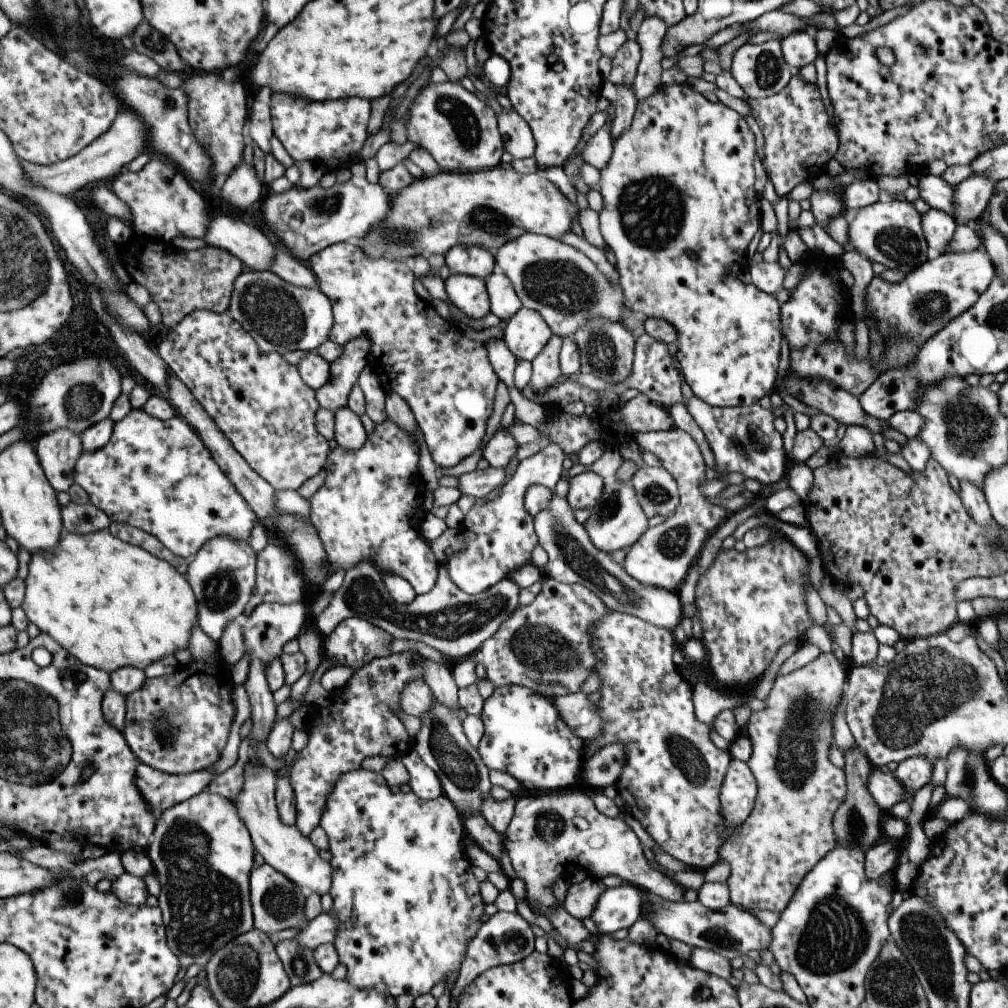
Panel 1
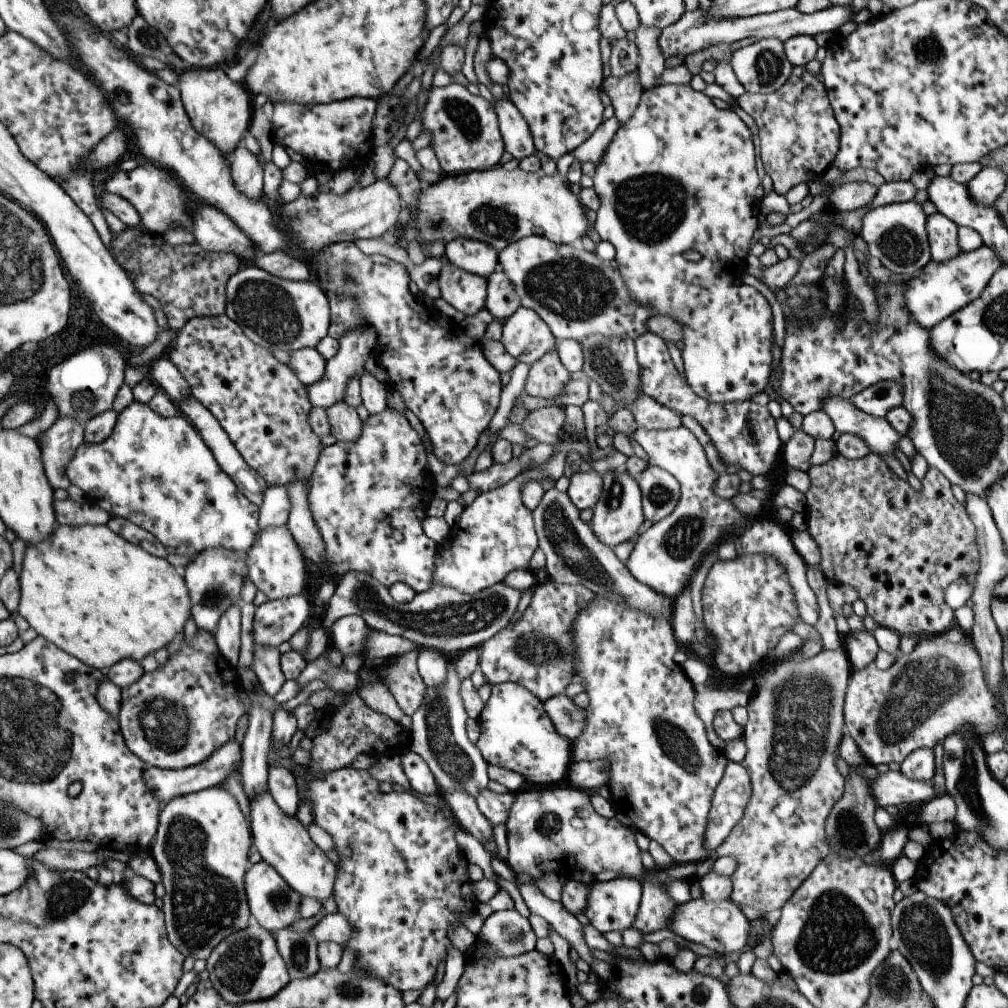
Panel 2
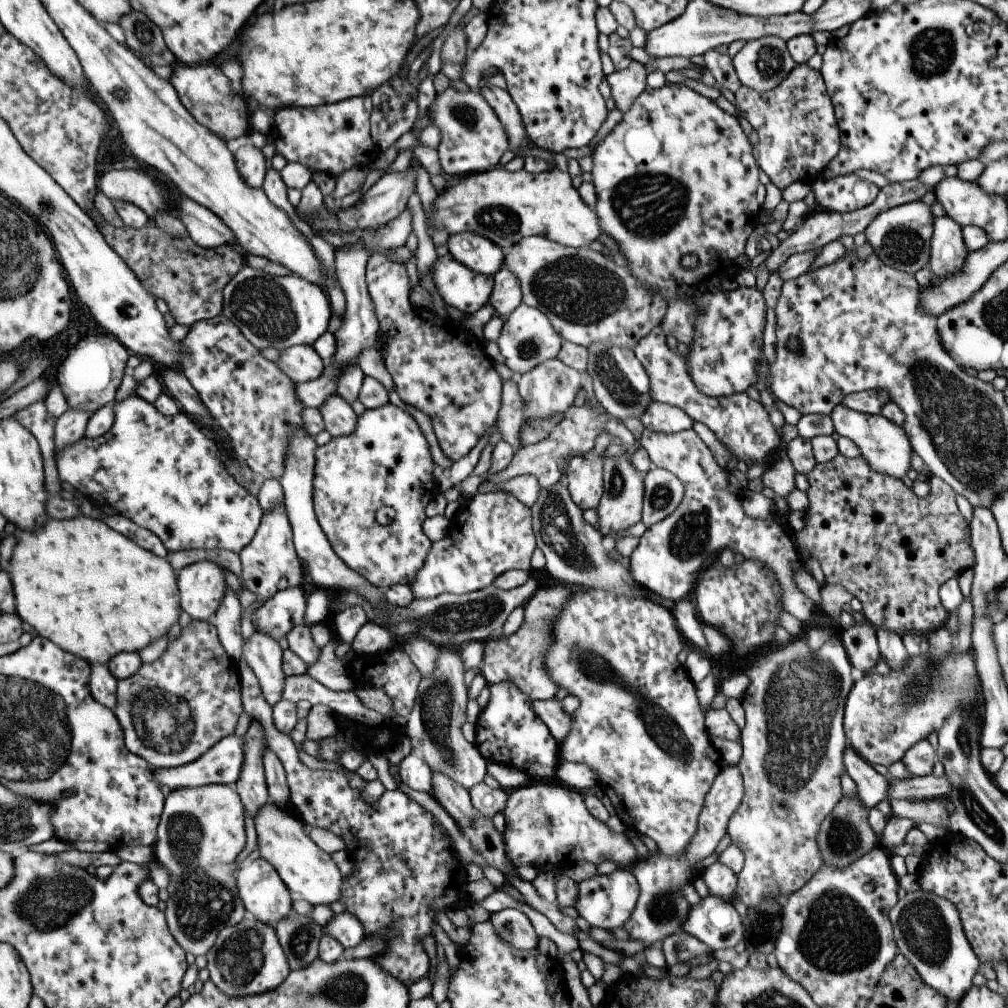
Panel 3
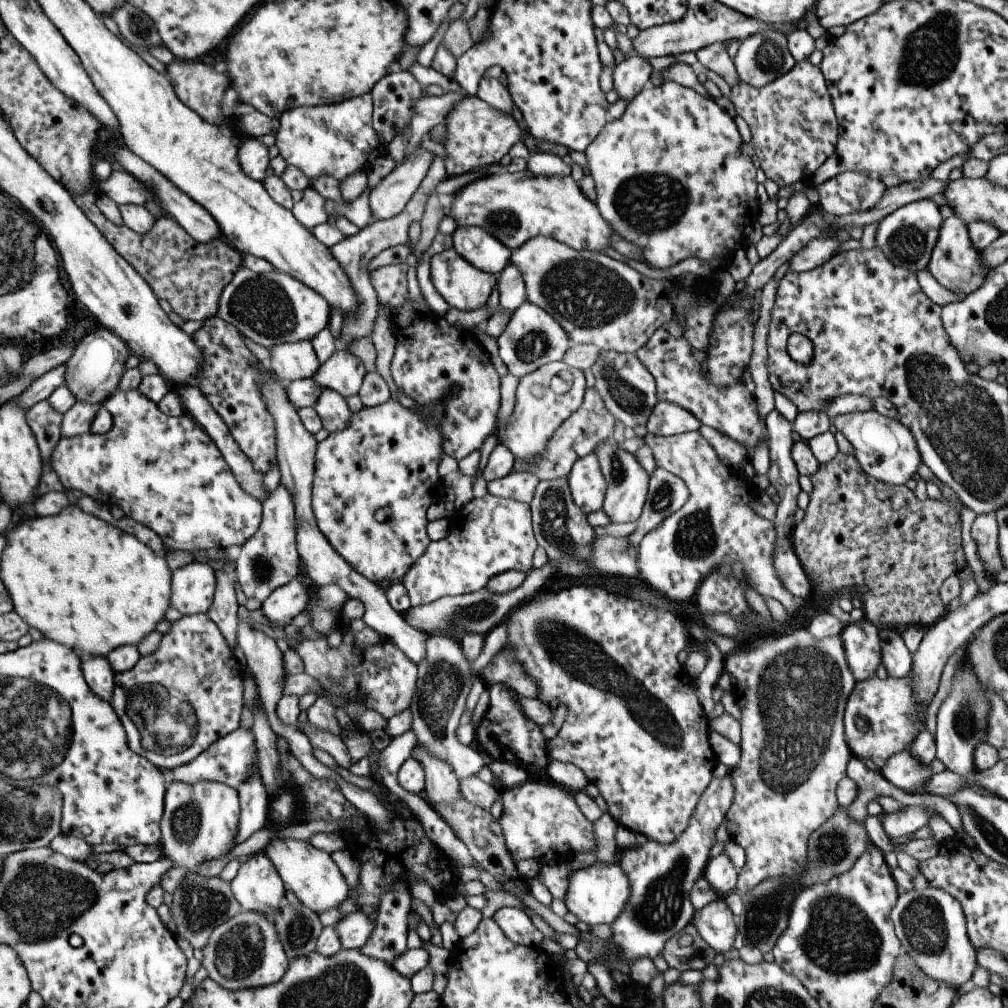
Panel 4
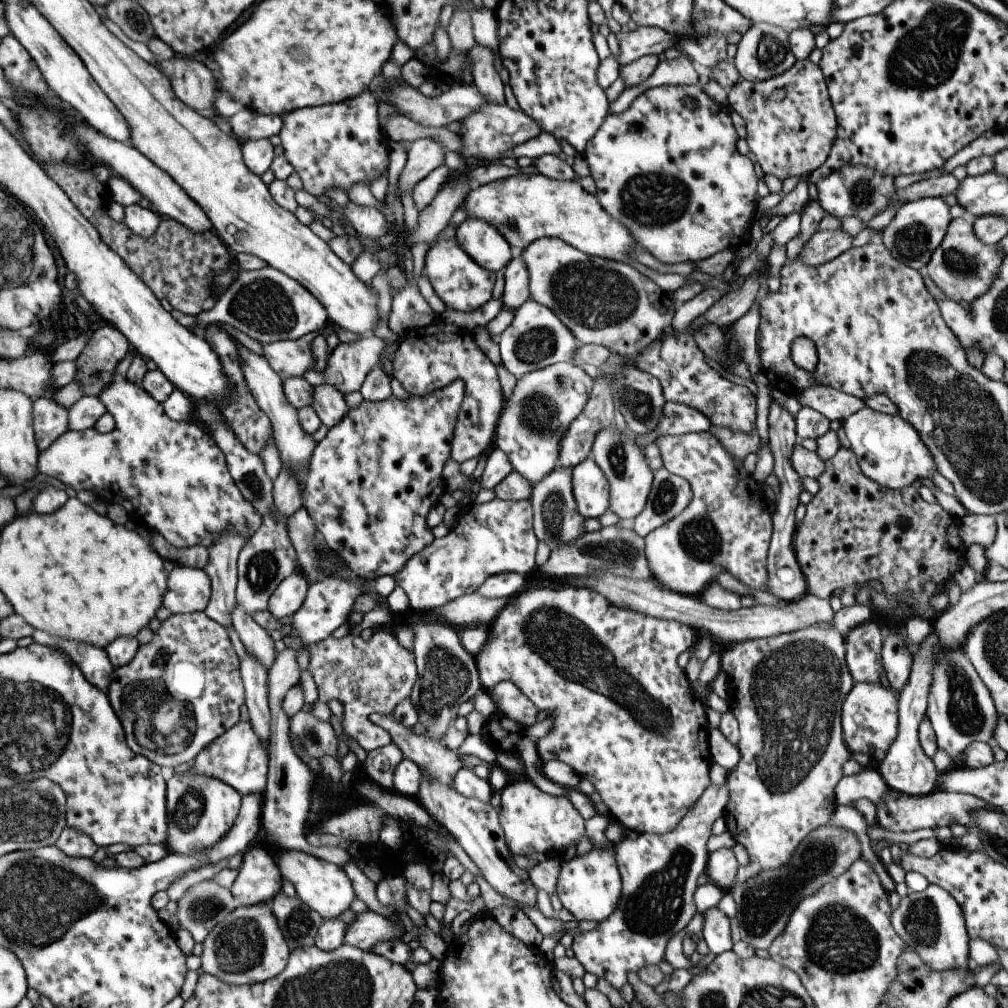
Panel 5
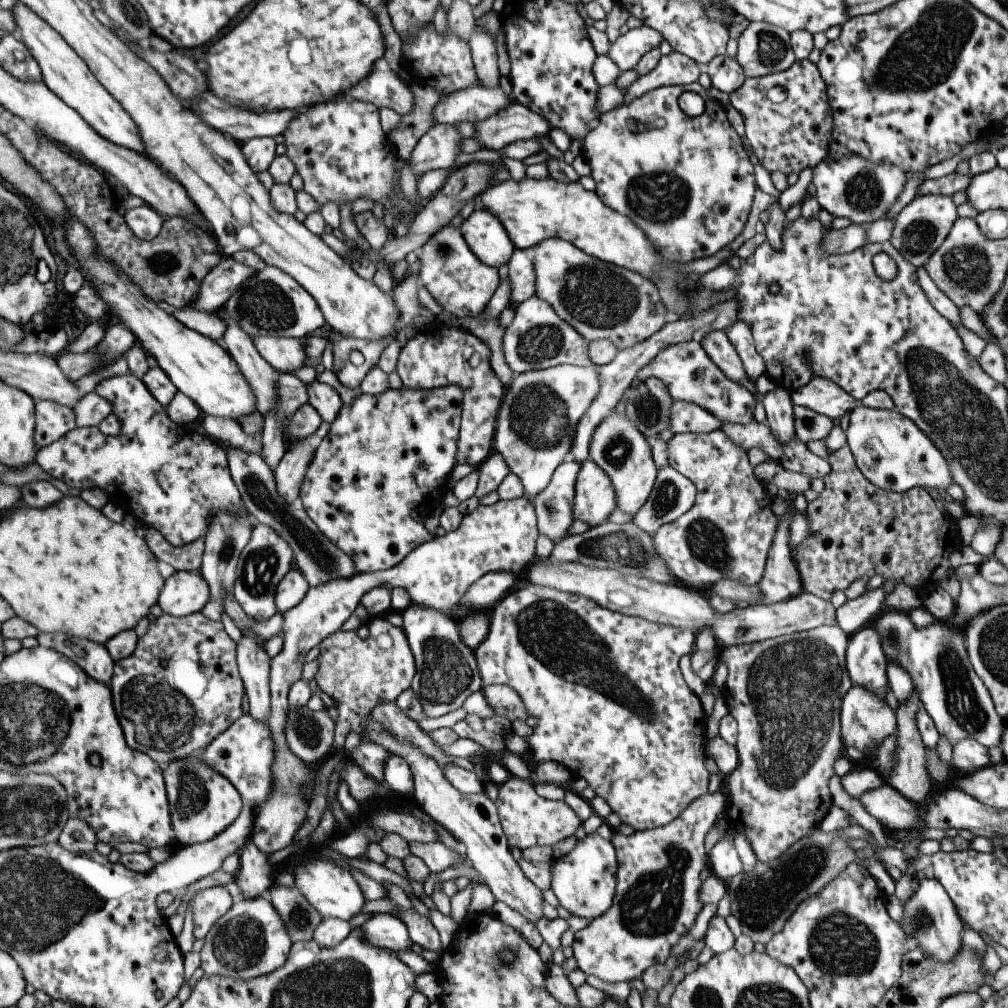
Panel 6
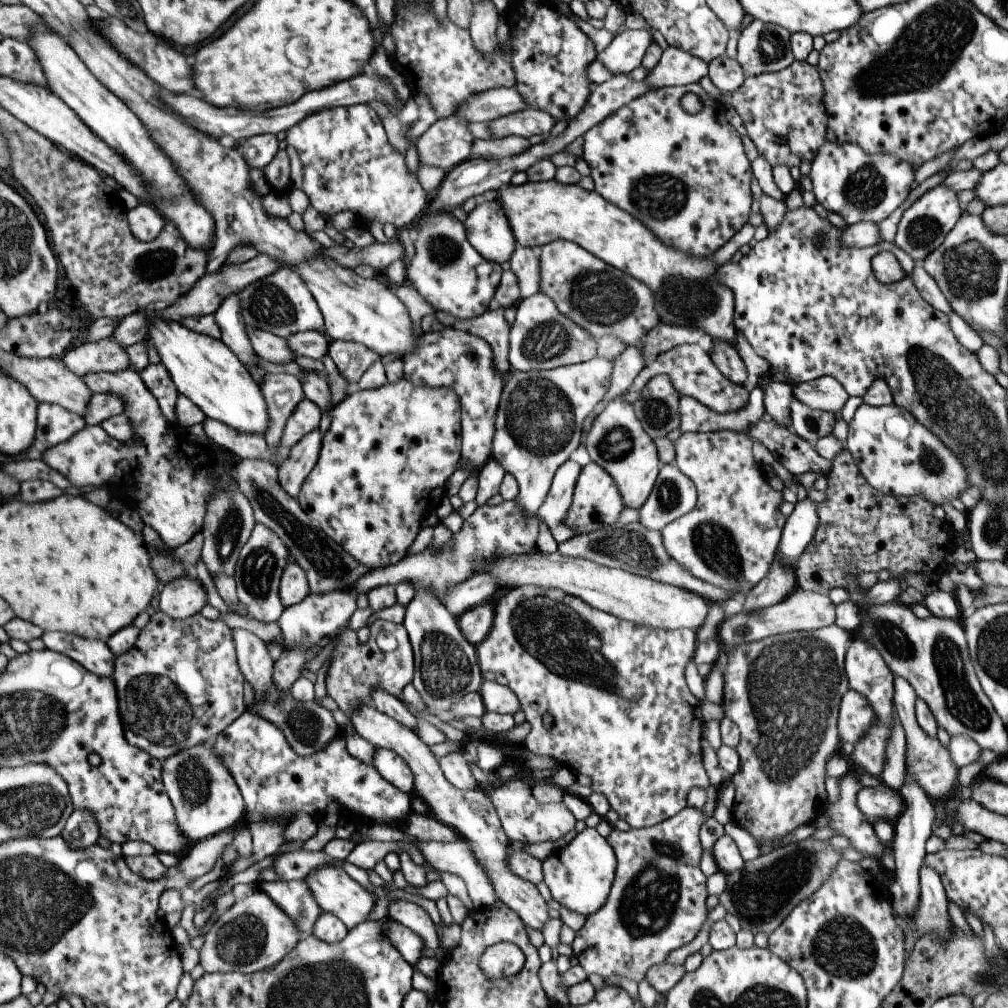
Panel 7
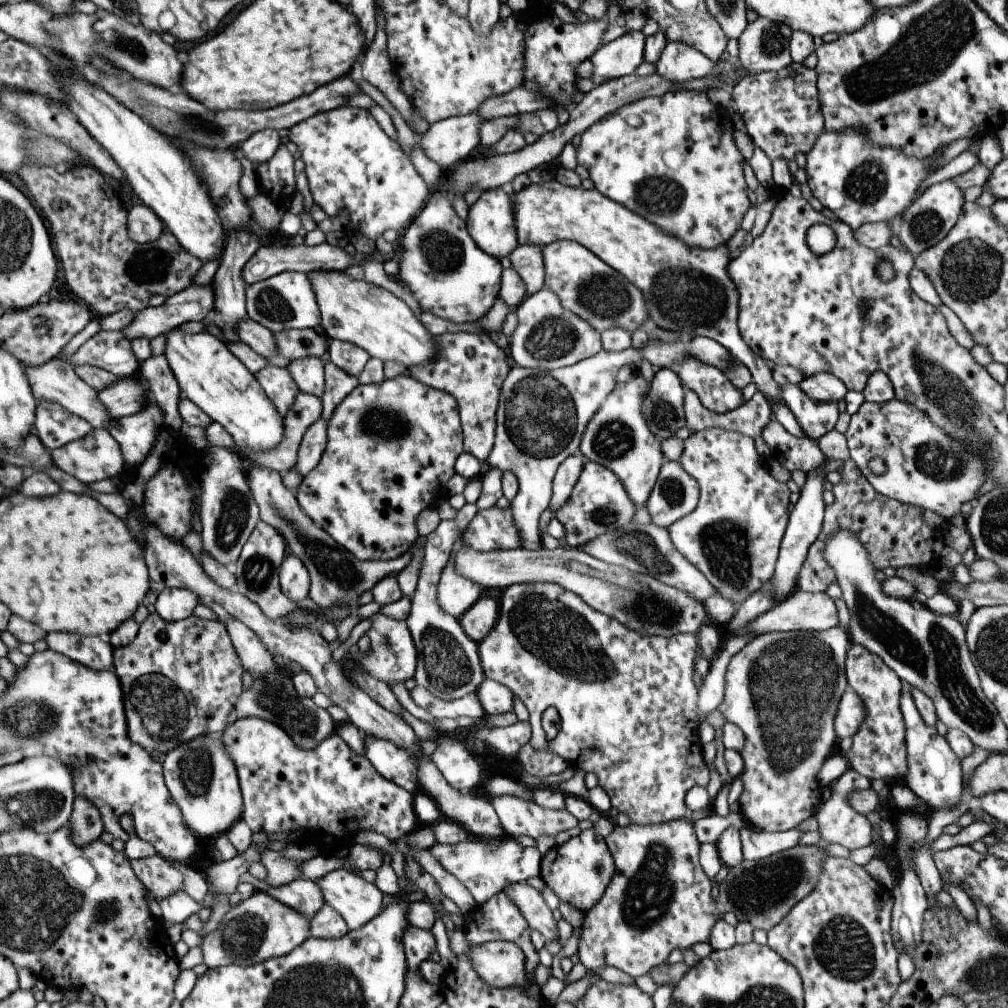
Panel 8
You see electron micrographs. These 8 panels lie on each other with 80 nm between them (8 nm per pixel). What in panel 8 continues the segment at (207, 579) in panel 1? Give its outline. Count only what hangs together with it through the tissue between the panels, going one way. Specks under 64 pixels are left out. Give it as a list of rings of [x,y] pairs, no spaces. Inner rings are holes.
[[[165,587],[155,601],[155,614],[161,618],[161,622],[177,622],[188,618],[196,608],[199,597],[184,587]]]

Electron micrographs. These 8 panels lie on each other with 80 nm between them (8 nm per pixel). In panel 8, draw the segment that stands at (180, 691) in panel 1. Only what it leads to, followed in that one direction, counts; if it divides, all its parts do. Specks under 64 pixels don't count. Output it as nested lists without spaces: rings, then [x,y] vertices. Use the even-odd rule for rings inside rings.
[[[153,613],[149,614],[141,624],[138,624],[138,632],[132,642],[129,642],[127,646],[118,647],[113,650],[114,672],[119,680],[121,693],[124,697],[123,709],[125,710],[125,722],[127,722],[127,735],[131,742],[141,746],[144,752],[150,753],[152,750],[155,750],[155,752],[162,757],[167,752],[173,750],[175,746],[179,746],[179,744],[183,744],[183,742],[189,742],[189,740],[193,740],[193,738],[197,738],[197,736],[201,736],[201,734],[221,734],[230,723],[233,723],[237,719],[233,706],[235,706],[235,702],[237,702],[237,696],[241,694],[241,674],[243,674],[243,670],[241,662],[223,626],[217,619],[199,619],[193,615],[177,622],[161,622],[161,618]]]

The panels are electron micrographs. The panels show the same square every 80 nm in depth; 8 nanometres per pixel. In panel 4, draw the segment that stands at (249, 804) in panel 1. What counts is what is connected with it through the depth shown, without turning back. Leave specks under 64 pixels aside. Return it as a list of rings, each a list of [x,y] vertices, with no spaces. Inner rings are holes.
[[[273,838],[267,842],[262,852],[277,870],[285,889],[291,890],[299,903],[312,912],[338,908],[344,900],[348,899],[349,888],[330,855],[311,847],[308,841]]]

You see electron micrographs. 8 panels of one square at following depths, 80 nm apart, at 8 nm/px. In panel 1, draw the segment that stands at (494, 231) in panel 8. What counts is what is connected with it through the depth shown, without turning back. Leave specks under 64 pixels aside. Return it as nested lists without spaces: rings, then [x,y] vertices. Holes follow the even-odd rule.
[[[455,245],[444,254],[444,267],[451,275],[484,279],[496,269],[492,254],[480,246]]]

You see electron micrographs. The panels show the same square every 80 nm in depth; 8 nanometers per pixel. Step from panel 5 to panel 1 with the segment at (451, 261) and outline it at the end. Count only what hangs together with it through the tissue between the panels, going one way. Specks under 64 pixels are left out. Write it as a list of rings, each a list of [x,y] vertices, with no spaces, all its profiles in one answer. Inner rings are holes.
[[[450,274],[443,283],[448,300],[468,318],[479,320],[490,312],[484,279]]]

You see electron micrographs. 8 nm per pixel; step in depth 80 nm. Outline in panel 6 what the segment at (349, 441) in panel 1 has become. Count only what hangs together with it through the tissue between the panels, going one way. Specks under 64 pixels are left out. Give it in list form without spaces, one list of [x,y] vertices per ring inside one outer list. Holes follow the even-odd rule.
[[[317,380],[305,384],[307,403],[317,410],[317,414],[324,422],[333,422],[337,412],[341,409],[342,403],[337,392],[327,384],[321,384]]]

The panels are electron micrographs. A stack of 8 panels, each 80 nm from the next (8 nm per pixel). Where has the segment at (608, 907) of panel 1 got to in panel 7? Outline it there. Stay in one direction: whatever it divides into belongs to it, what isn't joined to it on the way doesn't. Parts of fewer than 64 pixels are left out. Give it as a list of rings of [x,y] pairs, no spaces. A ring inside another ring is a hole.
[[[587,827],[569,844],[552,851],[547,858],[541,861],[542,881],[549,889],[552,899],[567,910],[585,917],[597,912],[605,903],[615,868],[616,859],[606,838],[601,838],[595,828]]]

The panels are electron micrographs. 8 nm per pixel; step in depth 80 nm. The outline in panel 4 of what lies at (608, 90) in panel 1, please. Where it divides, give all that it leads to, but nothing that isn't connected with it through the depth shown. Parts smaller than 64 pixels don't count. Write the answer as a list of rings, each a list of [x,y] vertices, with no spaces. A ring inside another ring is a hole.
[[[626,57],[613,68],[613,90],[621,100],[633,99],[646,85],[649,84],[651,68],[648,60],[642,57]]]

